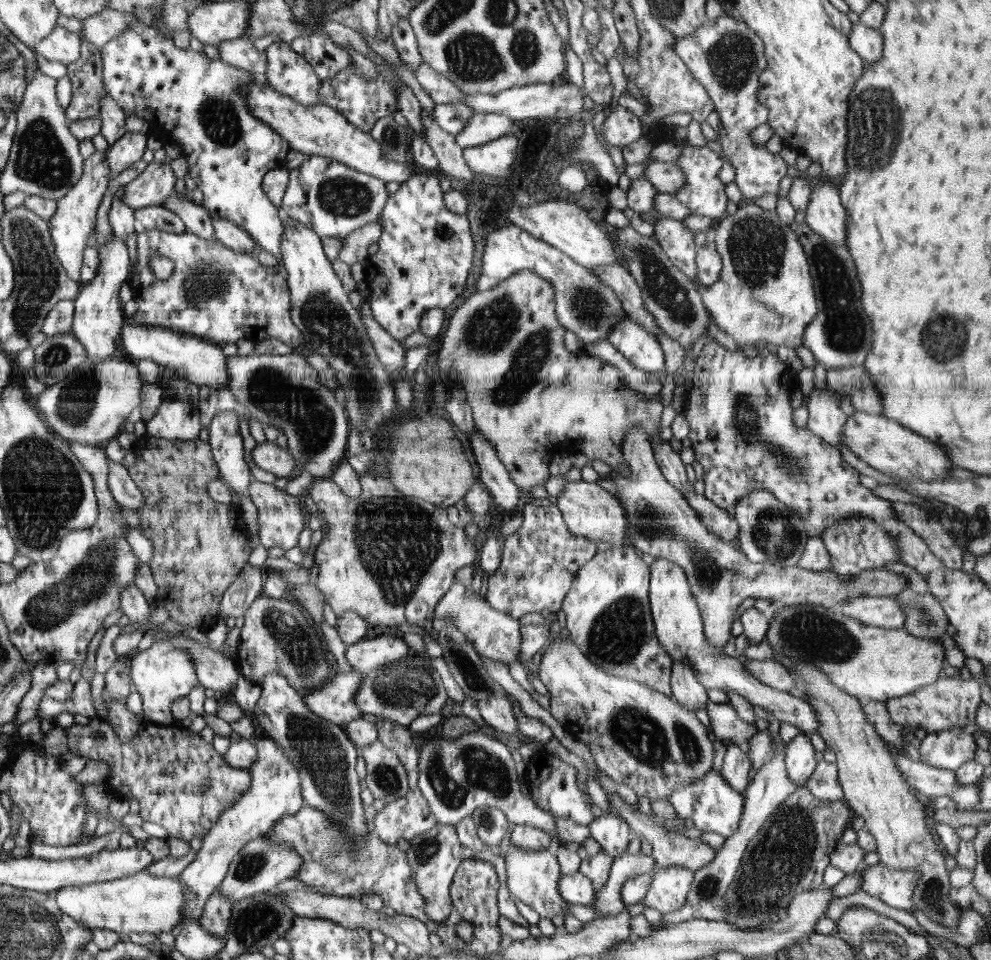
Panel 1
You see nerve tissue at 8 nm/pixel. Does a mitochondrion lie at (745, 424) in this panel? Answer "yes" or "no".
yes

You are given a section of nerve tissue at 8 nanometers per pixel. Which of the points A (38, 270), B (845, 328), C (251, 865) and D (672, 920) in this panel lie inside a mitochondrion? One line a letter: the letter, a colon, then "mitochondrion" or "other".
A: mitochondrion
B: mitochondrion
C: mitochondrion
D: other

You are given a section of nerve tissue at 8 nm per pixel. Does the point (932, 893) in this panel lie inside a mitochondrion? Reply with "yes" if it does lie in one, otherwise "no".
yes

